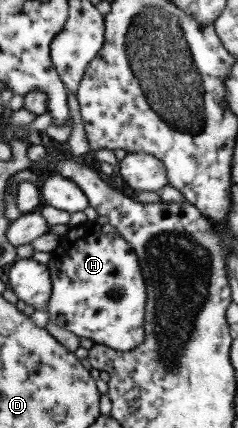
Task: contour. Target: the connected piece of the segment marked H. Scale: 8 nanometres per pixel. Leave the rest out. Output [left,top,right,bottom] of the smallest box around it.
[46,221,147,352]

